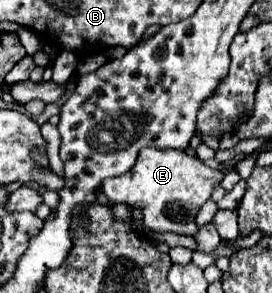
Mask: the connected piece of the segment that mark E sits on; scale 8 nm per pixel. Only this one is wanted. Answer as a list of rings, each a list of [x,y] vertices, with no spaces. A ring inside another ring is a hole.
[[[145,147],[139,151],[137,163],[131,169],[131,173],[103,181],[101,191],[107,195],[111,205],[127,203],[139,209],[143,213],[143,225],[149,227],[151,231],[157,233],[173,231],[179,235],[193,237],[199,231],[195,217],[201,205],[211,197],[215,185],[223,181],[223,177],[225,171],[211,169],[209,165],[199,161],[195,155],[189,155],[187,151]]]

